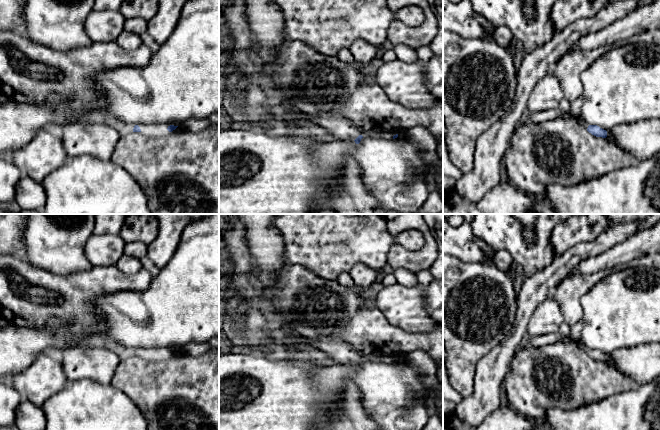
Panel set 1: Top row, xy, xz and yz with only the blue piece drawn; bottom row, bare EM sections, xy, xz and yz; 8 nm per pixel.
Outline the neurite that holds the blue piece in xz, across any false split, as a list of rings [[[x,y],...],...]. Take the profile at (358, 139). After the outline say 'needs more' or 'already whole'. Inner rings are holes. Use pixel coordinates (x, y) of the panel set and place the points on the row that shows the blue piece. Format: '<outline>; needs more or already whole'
[[[332,113],[329,117],[307,115],[307,118],[325,128],[334,137],[339,139],[351,139],[354,140],[356,144],[359,144],[361,139],[366,137],[381,137],[385,139],[395,139],[398,137],[397,133],[389,131],[374,130],[361,132],[353,125],[351,120],[338,113]]]; needs more

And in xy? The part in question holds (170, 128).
[[[104,115],[104,121],[107,125],[115,128],[120,136],[125,136],[132,132],[142,132],[147,137],[166,137],[178,126],[171,124],[131,124],[117,120],[113,115]]]; needs more

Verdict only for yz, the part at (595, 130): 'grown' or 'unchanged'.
grown

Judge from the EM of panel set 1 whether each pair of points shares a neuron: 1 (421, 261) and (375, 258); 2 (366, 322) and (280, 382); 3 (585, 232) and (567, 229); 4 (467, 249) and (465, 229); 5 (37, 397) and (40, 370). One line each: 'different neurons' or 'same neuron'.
1: different neurons
2: different neurons
3: same neuron
4: same neuron
5: same neuron

